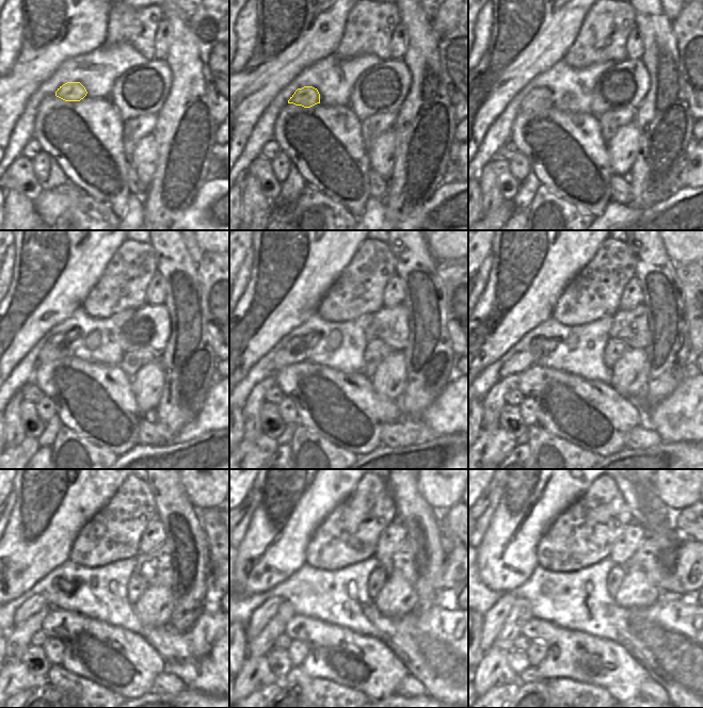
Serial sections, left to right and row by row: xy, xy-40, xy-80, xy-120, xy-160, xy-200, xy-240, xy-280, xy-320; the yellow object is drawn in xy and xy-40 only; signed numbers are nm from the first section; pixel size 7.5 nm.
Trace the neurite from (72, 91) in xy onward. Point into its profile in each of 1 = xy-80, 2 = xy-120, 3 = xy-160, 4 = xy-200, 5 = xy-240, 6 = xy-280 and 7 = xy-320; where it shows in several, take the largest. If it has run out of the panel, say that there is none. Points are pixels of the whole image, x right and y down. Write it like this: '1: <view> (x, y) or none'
1: xy-80 (541, 98)
2: xy-120 (57, 348)
3: xy-160 (294, 352)
4: xy-200 (521, 361)
5: xy-240 (31, 607)
6: xy-280 (259, 618)
7: xy-320 (492, 621)

